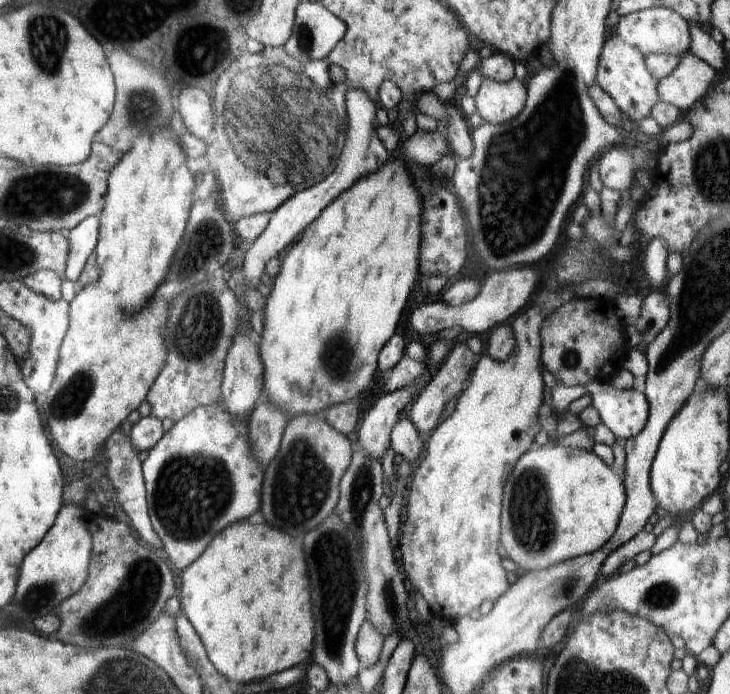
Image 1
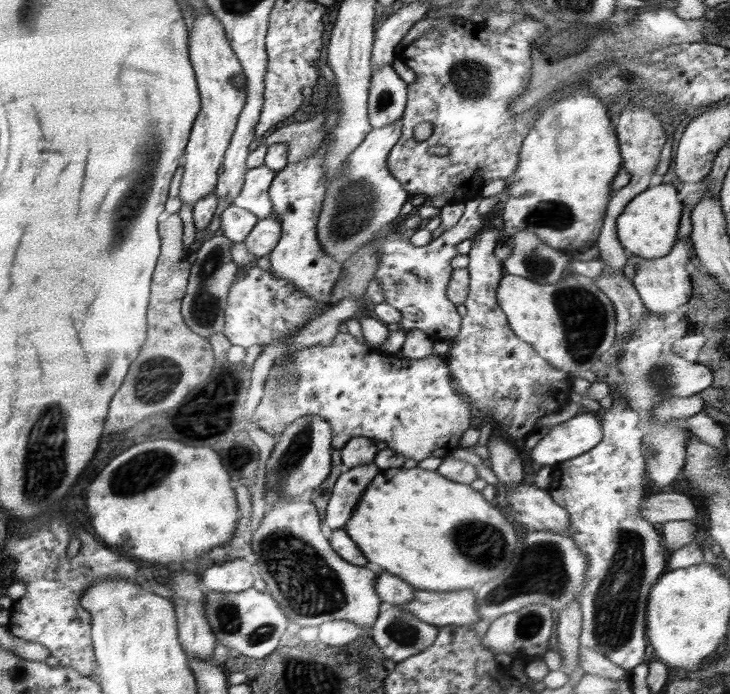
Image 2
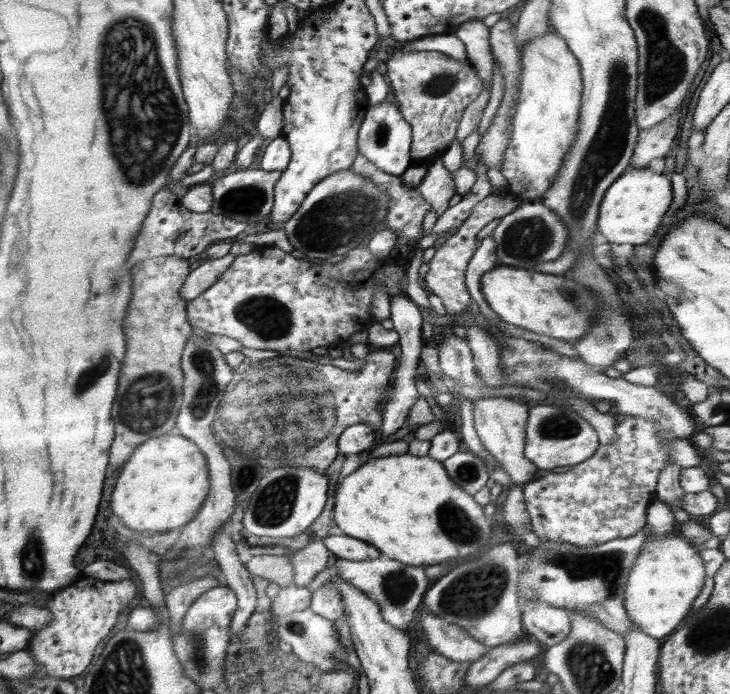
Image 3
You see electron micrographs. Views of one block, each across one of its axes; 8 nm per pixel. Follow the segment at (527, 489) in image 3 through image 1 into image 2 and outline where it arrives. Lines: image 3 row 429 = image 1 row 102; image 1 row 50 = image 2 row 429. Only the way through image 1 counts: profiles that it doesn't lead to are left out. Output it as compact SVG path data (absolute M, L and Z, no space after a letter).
M613 398L612 408L602 416L602 441L589 452L552 465L549 493L556 504L565 508L570 515L571 537L587 554L589 562L585 574L584 590L579 596L581 613L581 633L579 646L597 650L615 666L629 671L638 664L645 663L646 652L646 611L648 595L652 585L667 569L666 548L660 546L662 540L659 527L642 520L640 505L645 499L646 485L645 458L640 452L643 432L632 418L632 411L624 398Z

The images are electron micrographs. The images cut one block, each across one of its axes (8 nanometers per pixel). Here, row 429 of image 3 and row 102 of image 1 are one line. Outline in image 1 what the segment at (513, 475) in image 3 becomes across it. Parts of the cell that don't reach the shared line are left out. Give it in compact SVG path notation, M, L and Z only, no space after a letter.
M482 75L474 100L477 113L487 123L500 125L509 123L522 112L526 98L526 84L516 77L506 83Z

